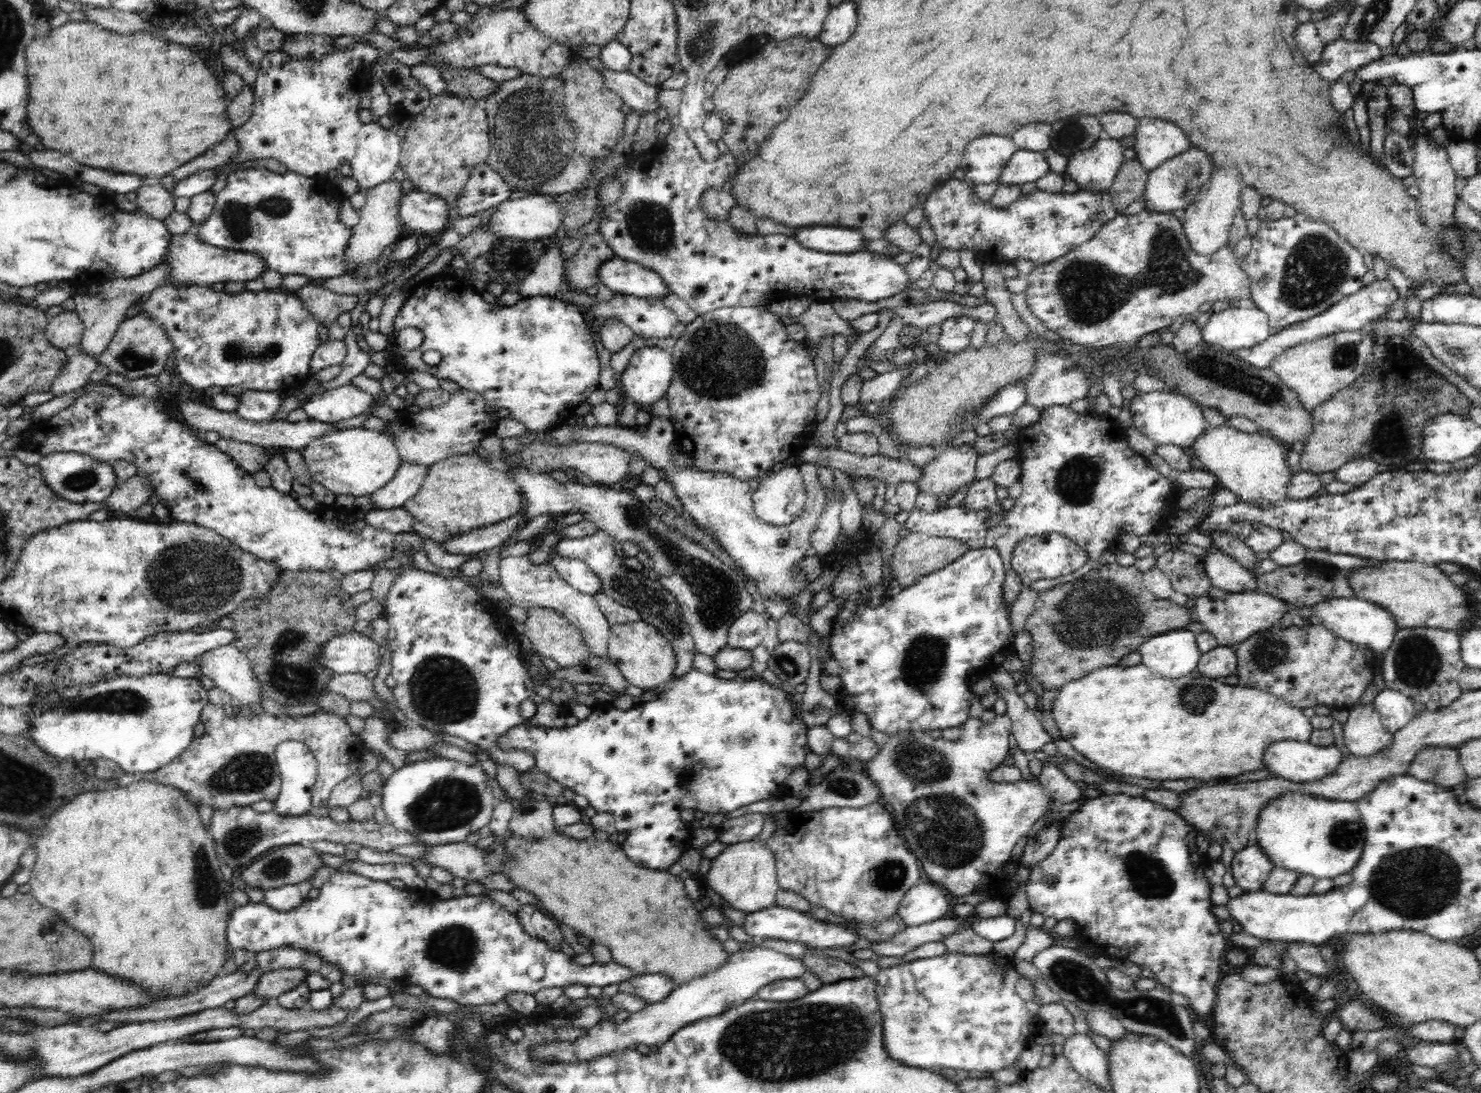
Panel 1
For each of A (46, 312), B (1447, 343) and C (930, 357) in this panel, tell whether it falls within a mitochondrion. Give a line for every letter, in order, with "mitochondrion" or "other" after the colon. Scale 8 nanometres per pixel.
A: other
B: mitochondrion
C: other

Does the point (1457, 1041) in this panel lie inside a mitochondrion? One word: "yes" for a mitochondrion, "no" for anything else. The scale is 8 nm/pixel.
no

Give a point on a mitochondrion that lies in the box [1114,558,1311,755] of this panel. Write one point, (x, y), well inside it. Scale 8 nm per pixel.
(1194, 700)

